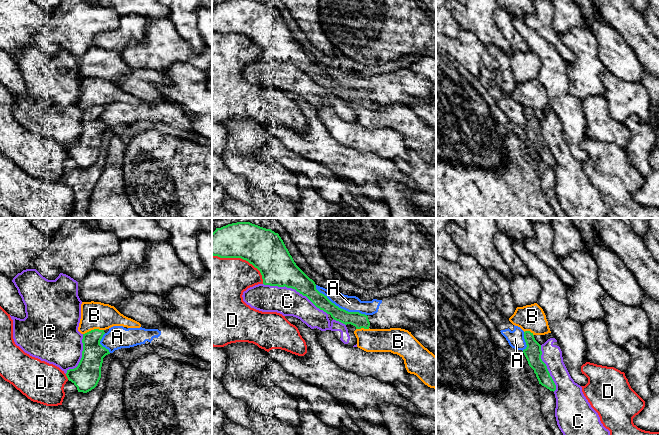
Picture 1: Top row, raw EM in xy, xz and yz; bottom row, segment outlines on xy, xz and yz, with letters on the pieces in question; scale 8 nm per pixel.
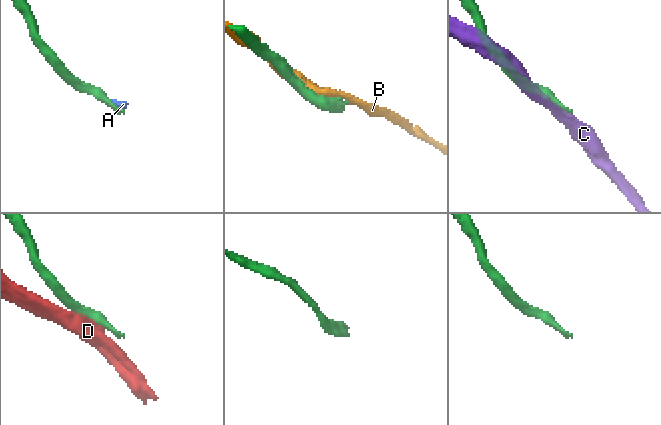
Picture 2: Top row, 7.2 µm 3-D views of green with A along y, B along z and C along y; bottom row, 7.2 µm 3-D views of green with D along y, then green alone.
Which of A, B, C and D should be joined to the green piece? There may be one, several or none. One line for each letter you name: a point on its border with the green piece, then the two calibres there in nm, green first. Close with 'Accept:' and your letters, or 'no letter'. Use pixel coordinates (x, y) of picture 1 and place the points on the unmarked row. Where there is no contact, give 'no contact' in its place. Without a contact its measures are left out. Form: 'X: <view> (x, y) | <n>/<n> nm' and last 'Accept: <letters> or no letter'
Accept: no letter

